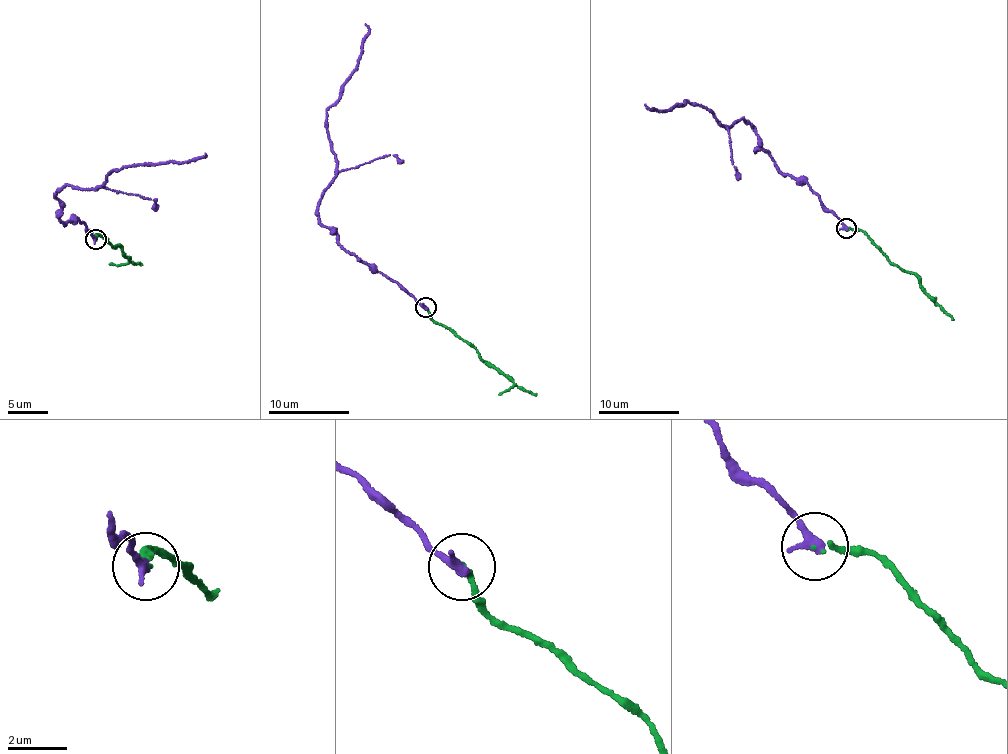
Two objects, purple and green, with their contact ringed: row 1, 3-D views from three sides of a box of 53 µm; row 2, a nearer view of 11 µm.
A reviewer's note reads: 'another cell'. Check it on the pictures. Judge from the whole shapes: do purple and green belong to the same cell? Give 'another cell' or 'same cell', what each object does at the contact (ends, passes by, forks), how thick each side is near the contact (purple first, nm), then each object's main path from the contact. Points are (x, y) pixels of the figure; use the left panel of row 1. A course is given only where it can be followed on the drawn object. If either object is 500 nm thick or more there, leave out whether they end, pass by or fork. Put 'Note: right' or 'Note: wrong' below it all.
same cell; purple ends; green ends; calibres 360 and 140 nm; course purple (96, 239), (77, 218), (59, 218), (59, 190), (69, 185), (91, 190), (110, 171), (190, 163), (205, 153); course green (96, 239), (96, 233), (121, 248), (124, 256), (141, 265)
Note: wrong

